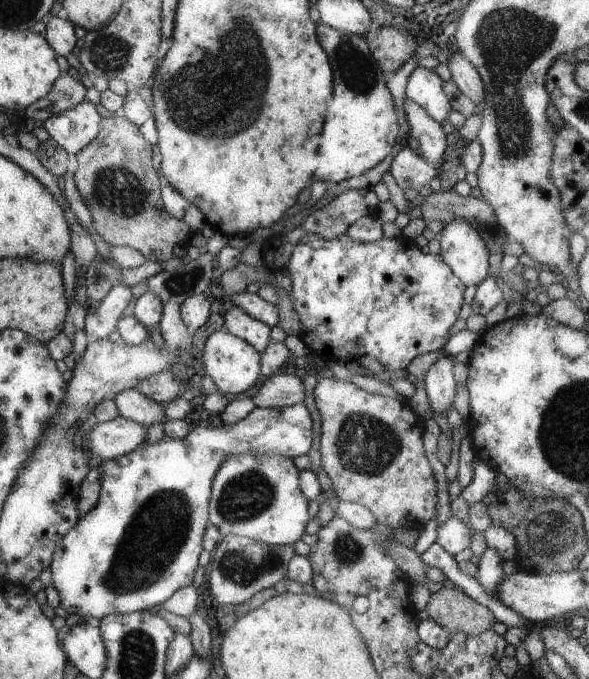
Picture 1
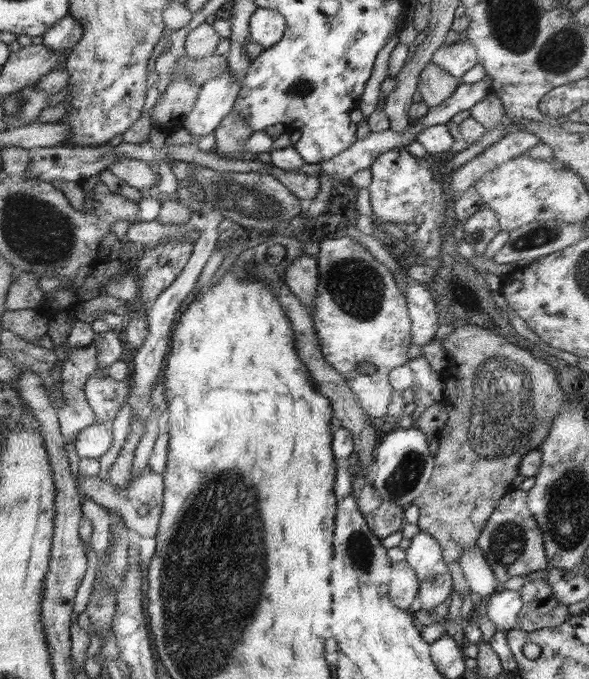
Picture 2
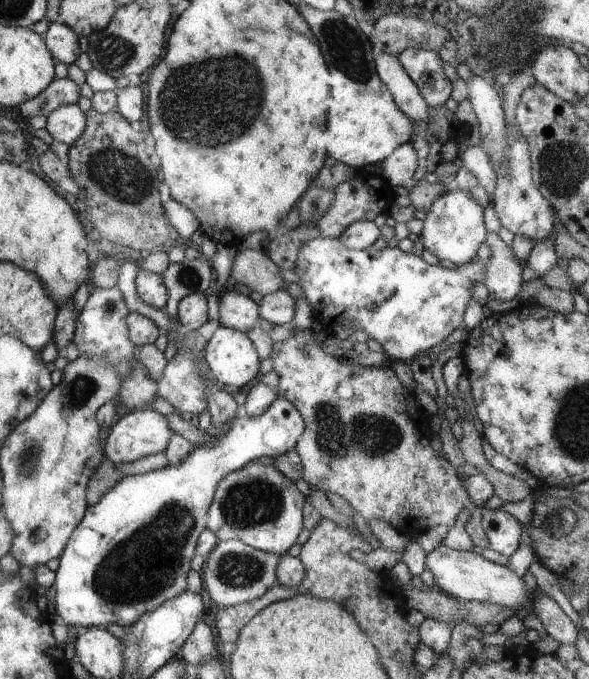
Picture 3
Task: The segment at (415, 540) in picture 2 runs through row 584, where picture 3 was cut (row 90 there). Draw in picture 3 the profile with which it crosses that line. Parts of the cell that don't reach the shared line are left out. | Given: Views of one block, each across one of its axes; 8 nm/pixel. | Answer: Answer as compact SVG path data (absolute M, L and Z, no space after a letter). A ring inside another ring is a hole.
M408 48L396 58L428 106L436 108L446 104L453 87L442 68L444 62L436 51Z

